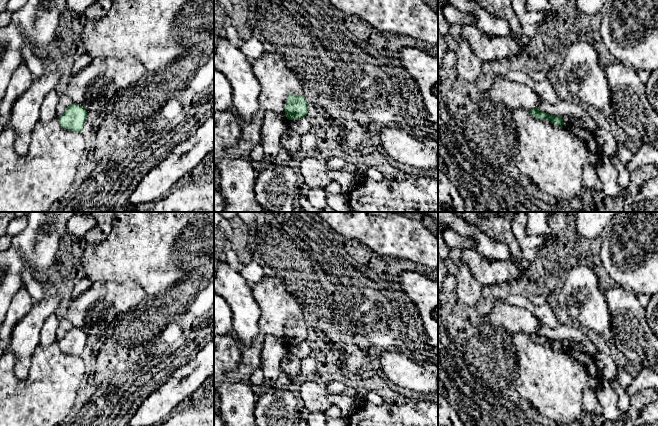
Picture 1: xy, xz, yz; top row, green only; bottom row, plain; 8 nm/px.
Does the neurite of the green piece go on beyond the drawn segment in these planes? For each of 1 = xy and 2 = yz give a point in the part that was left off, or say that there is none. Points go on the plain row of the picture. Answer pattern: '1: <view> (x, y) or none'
1: none
2: none

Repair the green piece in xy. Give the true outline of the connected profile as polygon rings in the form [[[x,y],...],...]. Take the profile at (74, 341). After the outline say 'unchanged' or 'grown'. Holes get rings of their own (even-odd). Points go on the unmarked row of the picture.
[[[76,327],[68,330],[63,339],[59,340],[59,348],[65,353],[81,355],[84,351],[87,335]]] | unchanged

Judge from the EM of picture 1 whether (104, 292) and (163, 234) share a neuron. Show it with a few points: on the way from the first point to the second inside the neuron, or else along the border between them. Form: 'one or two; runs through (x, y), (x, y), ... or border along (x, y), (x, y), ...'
two; border along (93, 281), (113, 280), (123, 282)

